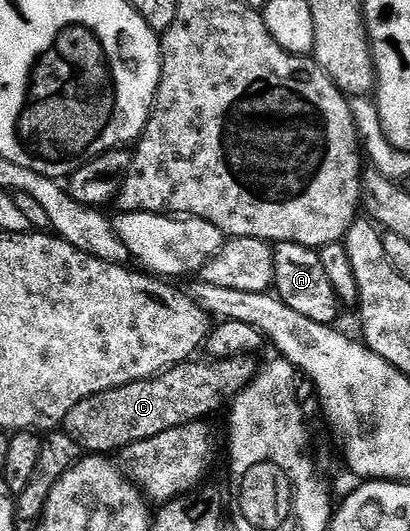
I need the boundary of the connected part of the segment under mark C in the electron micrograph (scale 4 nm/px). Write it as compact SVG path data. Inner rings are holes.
M239 354L218 359L214 364L207 360L180 362L178 366L172 366L154 378L114 386L112 390L81 400L81 404L69 412L62 429L73 436L73 440L77 440L84 451L95 456L110 455L110 450L122 451L123 447L132 446L135 442L162 439L162 434L178 426L187 428L203 420L206 414L213 413L222 402L230 403L255 378L257 365L254 360L247 354Z

